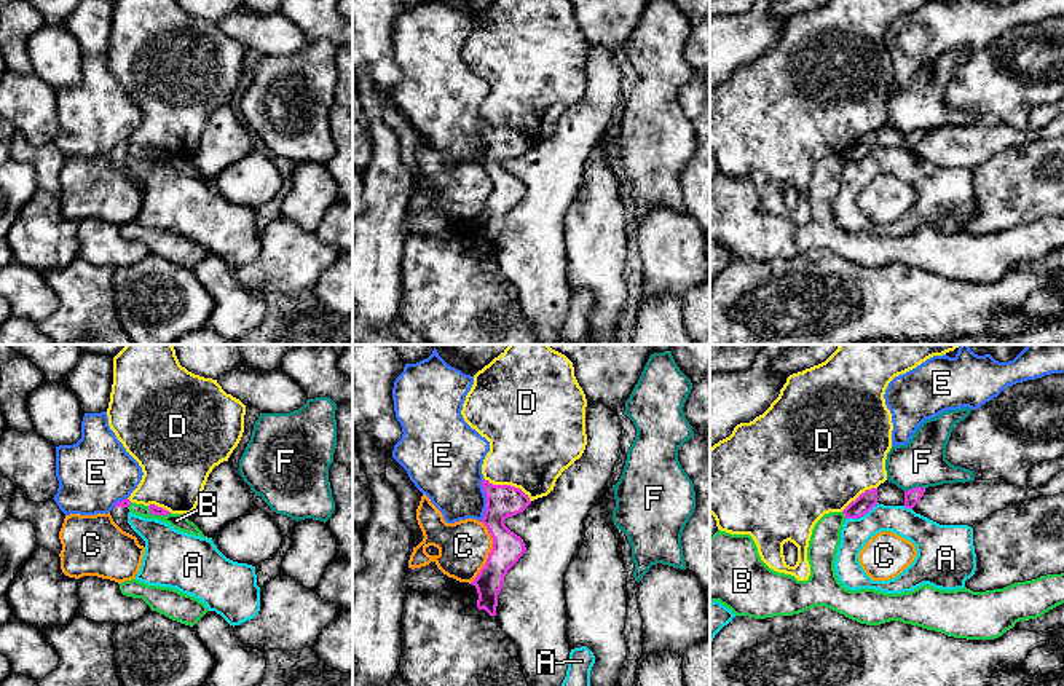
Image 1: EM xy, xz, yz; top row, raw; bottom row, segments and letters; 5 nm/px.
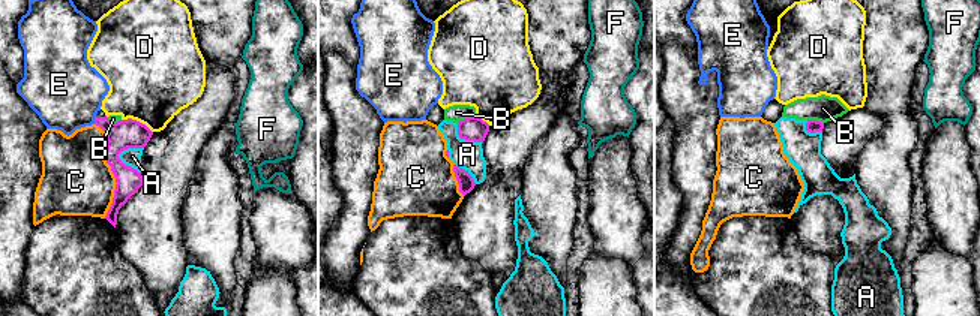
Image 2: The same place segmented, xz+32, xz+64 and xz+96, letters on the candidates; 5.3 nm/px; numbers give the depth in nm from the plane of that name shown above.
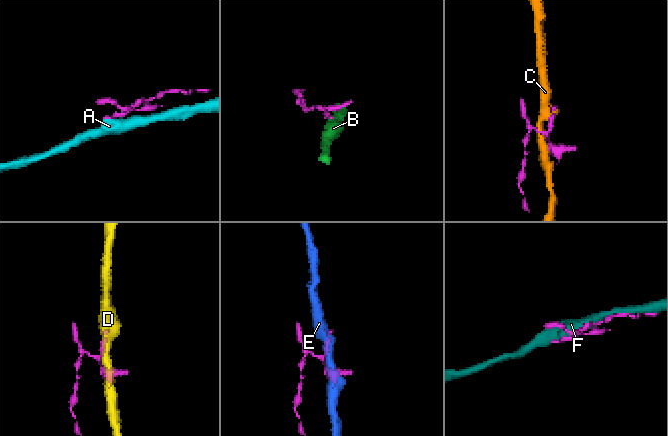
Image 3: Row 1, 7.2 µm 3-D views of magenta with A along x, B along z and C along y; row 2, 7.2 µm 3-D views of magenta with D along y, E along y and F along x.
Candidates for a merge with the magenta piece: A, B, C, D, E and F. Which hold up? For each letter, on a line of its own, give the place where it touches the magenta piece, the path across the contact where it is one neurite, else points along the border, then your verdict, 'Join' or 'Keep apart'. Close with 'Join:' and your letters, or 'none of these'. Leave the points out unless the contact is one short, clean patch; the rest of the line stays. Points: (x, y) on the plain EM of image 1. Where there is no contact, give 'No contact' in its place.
A: Touches magenta at yz (862, 158). Boundary: yz (878, 145), (862, 158), (846, 161). Keep apart
B: Touches magenta at xy (158, 157). Boundary: xy (147, 149), (153, 157), (169, 157). Keep apart
C: Touches magenta at xz (490, 195). Keep apart
D: Touches magenta at xz (508, 128). Boundary: xz (484, 120), (493, 126), (517, 130), (530, 144). Keep apart
E: Touches magenta at xz (487, 142). Keep apart
F: Touches magenta at yz (916, 130). Keep apart
Join: none of these

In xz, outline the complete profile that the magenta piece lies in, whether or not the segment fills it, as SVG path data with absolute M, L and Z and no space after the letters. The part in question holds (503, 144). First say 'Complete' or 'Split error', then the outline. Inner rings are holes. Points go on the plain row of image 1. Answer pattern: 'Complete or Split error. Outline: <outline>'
Complete. Outline: M483 121L482 129L487 139L482 166L493 180L493 191L485 209L471 227L479 236L477 250L496 258L504 219L526 193L523 182L510 174L504 163L523 155L531 144L520 131L510 128L493 128Z

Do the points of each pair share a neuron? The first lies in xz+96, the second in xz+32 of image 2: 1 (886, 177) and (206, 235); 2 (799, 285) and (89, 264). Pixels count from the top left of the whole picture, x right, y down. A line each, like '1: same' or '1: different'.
1: same
2: same

